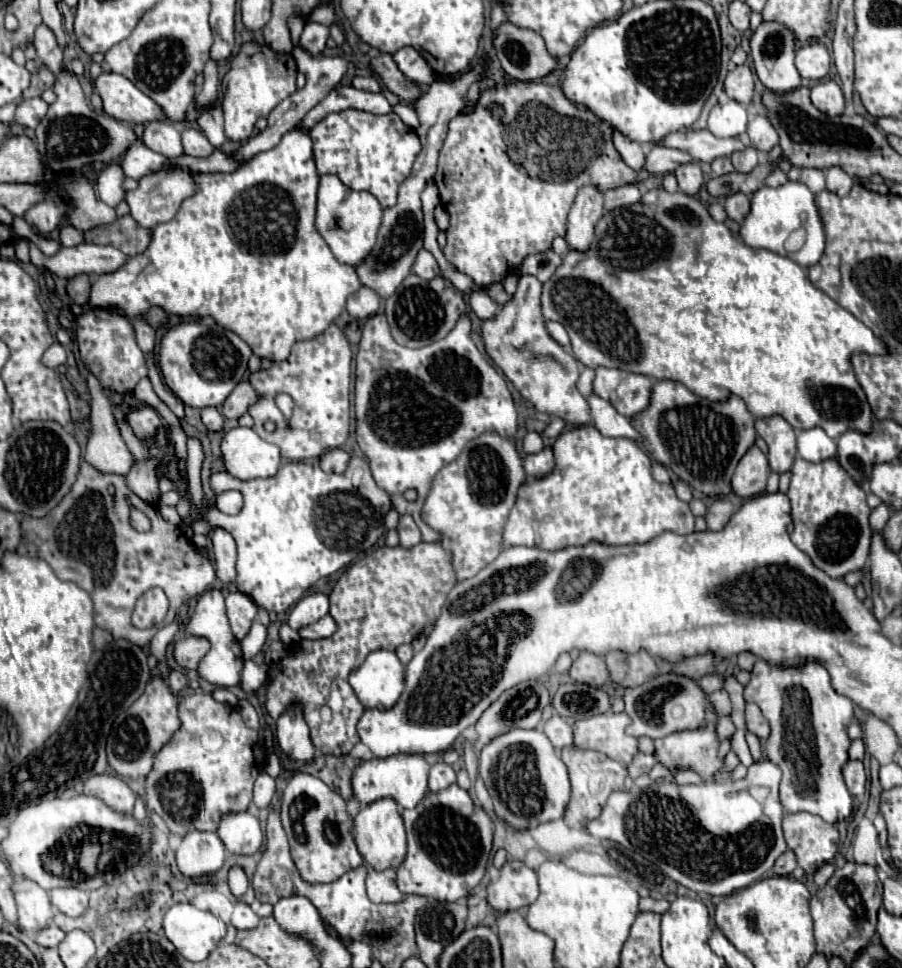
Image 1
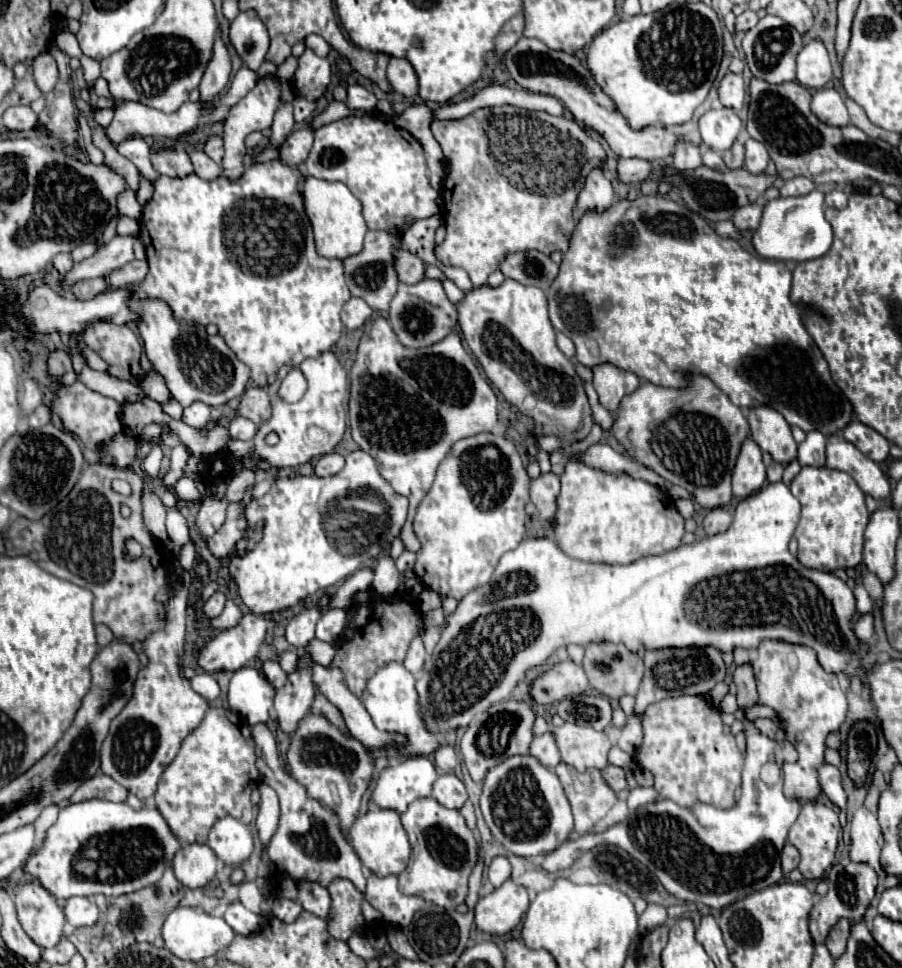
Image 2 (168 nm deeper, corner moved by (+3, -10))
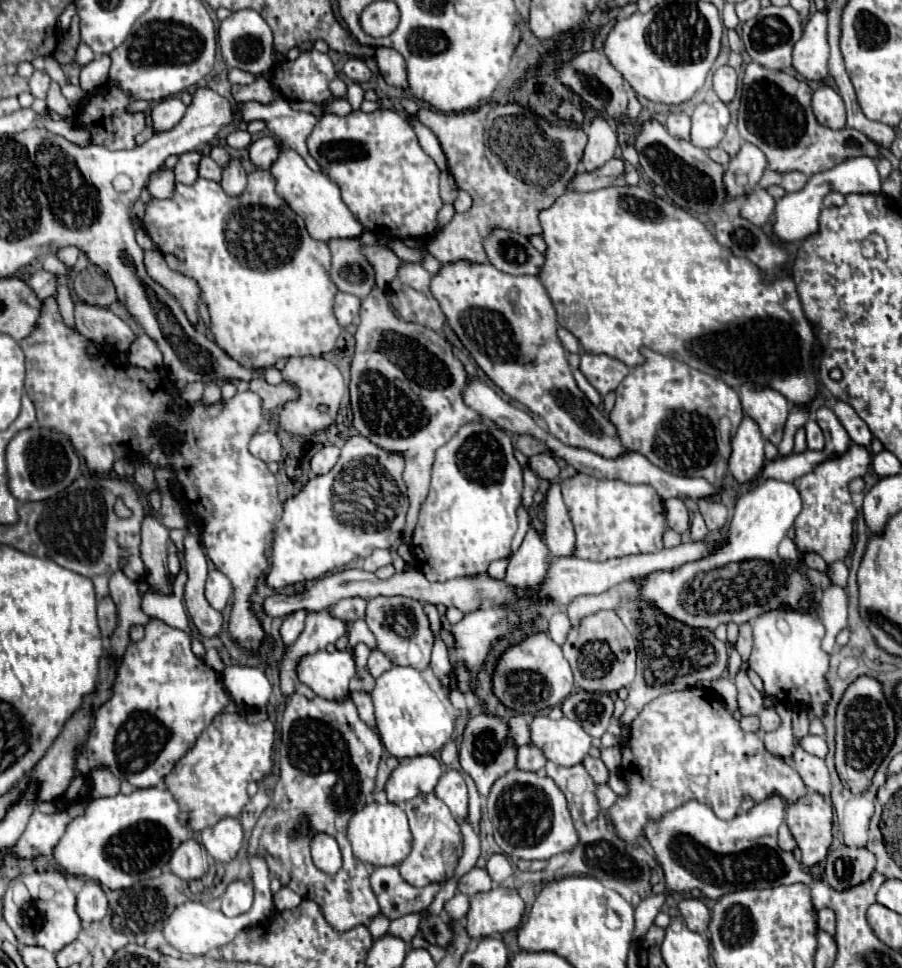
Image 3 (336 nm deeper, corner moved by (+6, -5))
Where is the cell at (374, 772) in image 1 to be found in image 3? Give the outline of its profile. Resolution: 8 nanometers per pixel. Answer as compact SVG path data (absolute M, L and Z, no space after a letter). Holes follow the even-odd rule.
M435 756L403 758L387 780L387 798L393 804L405 804L417 794L433 792L441 774L443 770Z

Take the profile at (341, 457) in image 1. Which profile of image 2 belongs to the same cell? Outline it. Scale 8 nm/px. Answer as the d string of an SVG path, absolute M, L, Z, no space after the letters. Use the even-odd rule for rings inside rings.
M328 453L314 463L314 473L318 477L330 477L344 467L344 457L338 453Z

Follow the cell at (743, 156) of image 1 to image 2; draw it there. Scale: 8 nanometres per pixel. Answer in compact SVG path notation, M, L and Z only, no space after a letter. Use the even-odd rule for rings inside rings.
M738 139L728 151L724 151L722 159L724 159L728 169L744 167L744 139Z

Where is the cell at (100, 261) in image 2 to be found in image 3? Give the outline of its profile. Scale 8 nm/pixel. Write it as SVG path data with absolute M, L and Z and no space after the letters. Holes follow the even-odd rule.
M37 270L29 276L27 280L27 286L33 290L33 294L39 298L39 300L45 300L49 296L55 296L57 292L57 280L53 274L45 272L45 270Z

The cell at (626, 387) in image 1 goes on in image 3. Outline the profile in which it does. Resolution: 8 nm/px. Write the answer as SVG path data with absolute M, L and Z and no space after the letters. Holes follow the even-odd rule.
M589 352L581 354L579 370L597 388L601 396L615 390L621 384L621 380L629 374L629 368L621 364L617 358L611 358L607 354L589 354Z

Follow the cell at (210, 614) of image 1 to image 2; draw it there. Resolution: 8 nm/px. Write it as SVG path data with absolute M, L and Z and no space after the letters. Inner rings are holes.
M216 591L208 601L204 601L204 617L206 619L214 619L222 613L224 609L224 603L226 603L226 595L222 591Z

